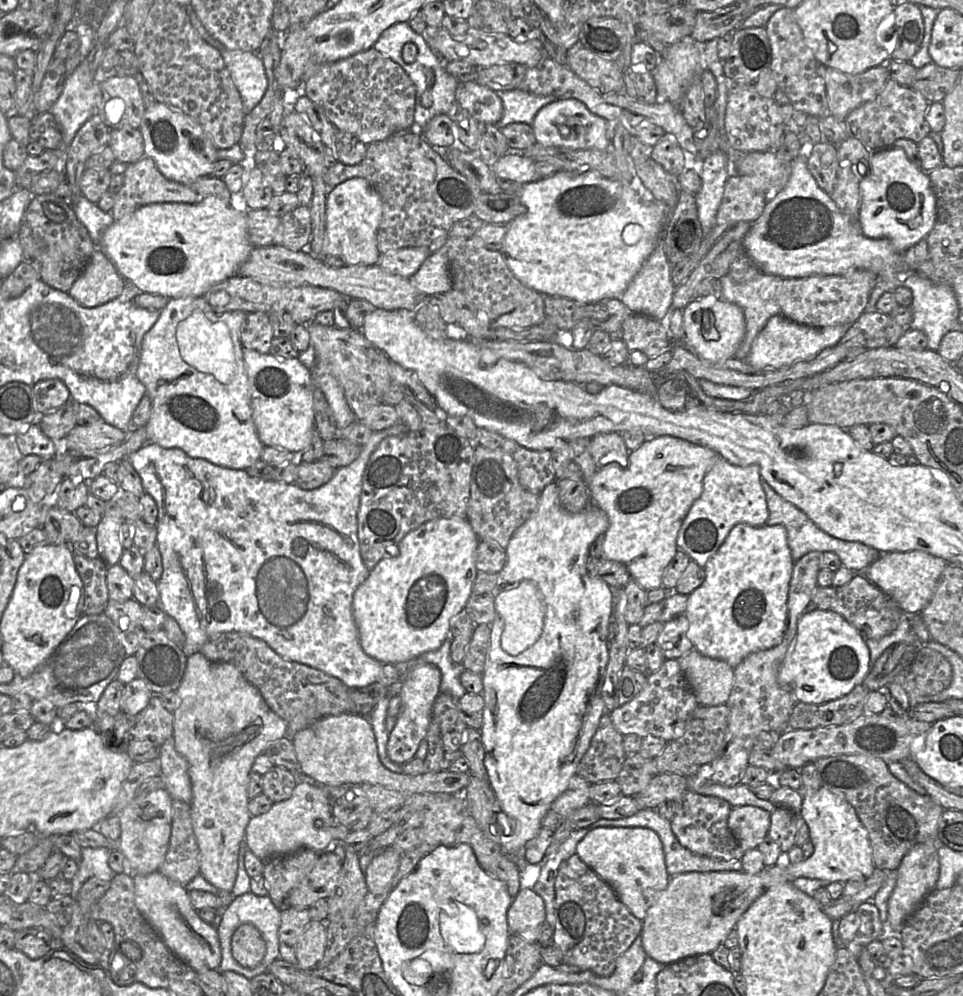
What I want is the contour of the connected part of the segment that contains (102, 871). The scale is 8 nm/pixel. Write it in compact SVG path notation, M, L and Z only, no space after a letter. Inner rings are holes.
M83 848L79 869L71 880L72 896L76 896L81 887L91 878L111 881L116 875L109 866L111 850L108 848Z

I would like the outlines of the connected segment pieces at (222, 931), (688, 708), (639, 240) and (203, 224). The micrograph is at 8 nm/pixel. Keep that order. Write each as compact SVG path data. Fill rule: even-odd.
M251 892L245 893L236 897L233 902L222 911L222 921L217 927L221 946L221 963L218 971L220 973L225 971L234 971L238 974L245 976L251 980L253 977L268 972L269 966L279 958L280 941L279 941L279 928L281 923L281 909L277 908L269 896L257 896ZM242 924L252 924L261 933L265 944L266 952L263 960L255 968L249 969L241 966L232 956L231 952L231 939L233 933Z
M666 659L654 673L646 673L644 689L630 702L610 712L610 718L623 736L635 734L641 738L652 735L666 742L677 740L683 735L686 721L699 706L676 659Z
M559 171L555 175L550 176L548 178L542 178L535 182L526 183L522 186L521 190L518 192L518 194L510 194L510 195L516 195L521 203L526 207L526 212L518 217L516 217L514 220L512 220L509 224L507 224L507 232L504 237L503 241L503 249L502 254L505 258L506 264L512 274L525 286L533 289L534 291L542 294L543 296L559 296L562 298L570 299L572 301L575 301L577 303L584 303L584 304L591 304L591 303L597 303L605 299L621 299L621 295L625 292L625 290L628 288L629 284L633 280L633 278L637 275L637 273L642 268L643 264L645 263L646 259L649 257L649 255L653 252L657 244L659 243L663 231L664 231L664 225L666 223L666 216L668 216L669 210L667 207L660 201L652 201L652 202L644 202L641 200L637 192L632 189L630 186L623 184L617 179L608 179L597 172L589 171L585 172L580 175L574 175L566 171Z
M210 195L196 204L168 202L142 206L130 216L114 221L103 233L99 248L125 281L133 282L142 292L174 299L203 297L214 284L238 275L239 267L247 260L254 246L248 238L245 211Z

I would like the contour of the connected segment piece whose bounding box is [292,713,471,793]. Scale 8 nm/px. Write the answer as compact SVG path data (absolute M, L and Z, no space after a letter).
M342 713L322 717L298 731L292 742L301 771L319 785L371 783L405 793L455 793L466 788L471 776L470 772L455 773L448 769L417 775L388 770L379 759L375 735L364 715Z

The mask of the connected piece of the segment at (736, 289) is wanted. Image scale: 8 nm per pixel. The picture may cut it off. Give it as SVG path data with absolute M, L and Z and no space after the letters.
M761 273L757 278L751 281L738 283L726 274L720 277L719 280L722 286L722 298L727 302L739 306L744 313L746 332L741 344L734 354L734 358L746 361L753 341L765 327L768 320L775 315L781 314L781 308L779 306L777 297L783 278L776 275Z

